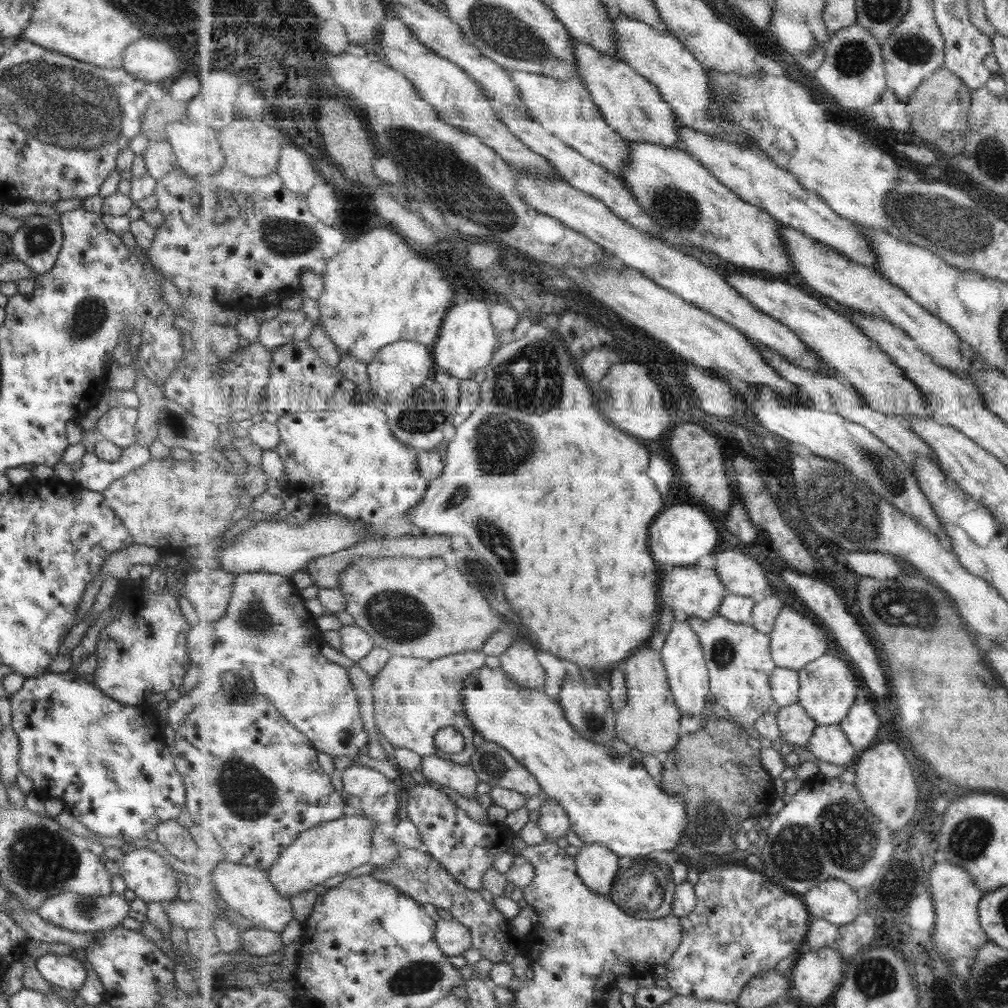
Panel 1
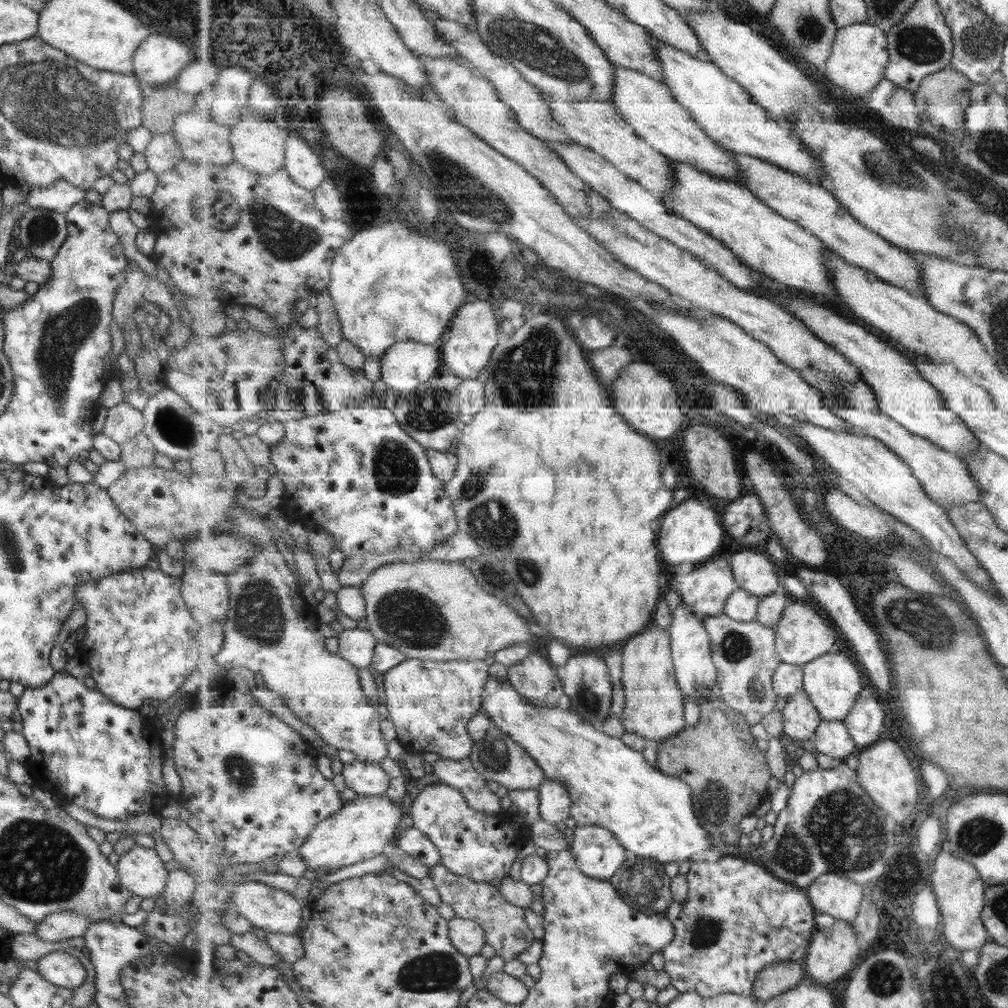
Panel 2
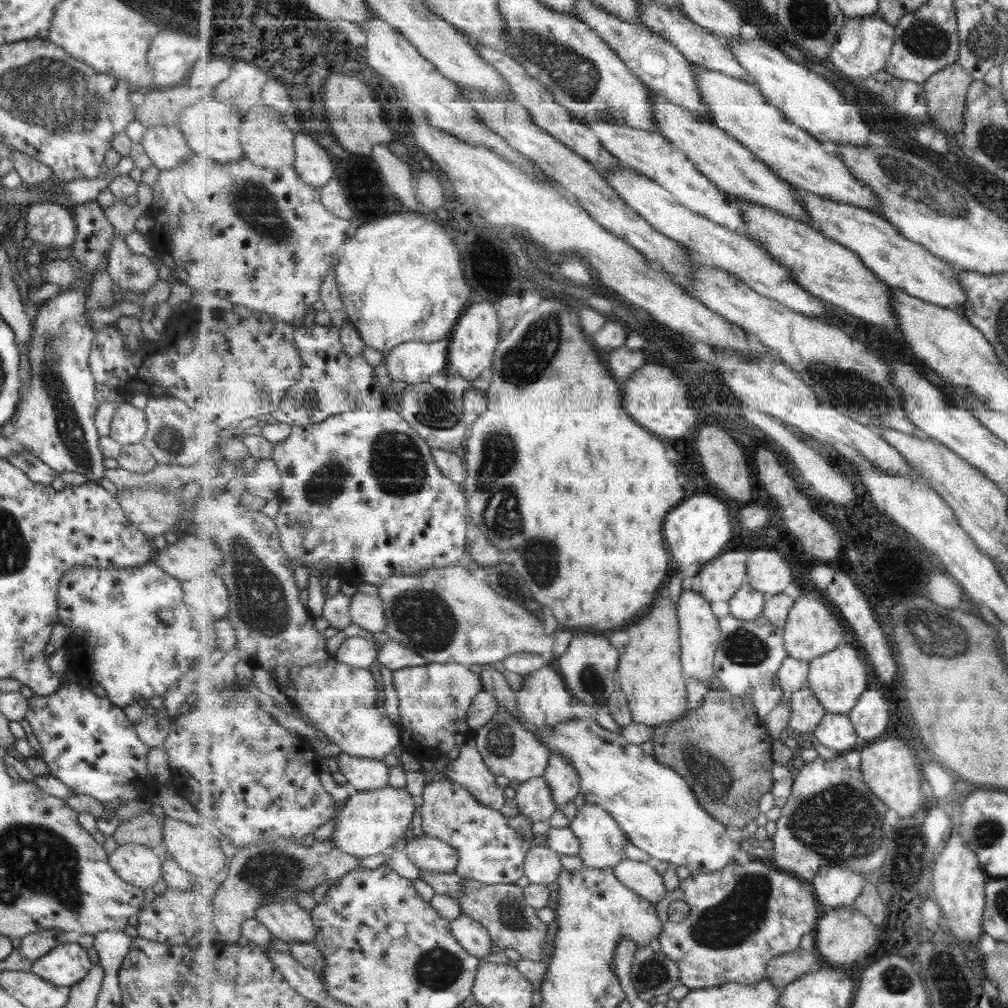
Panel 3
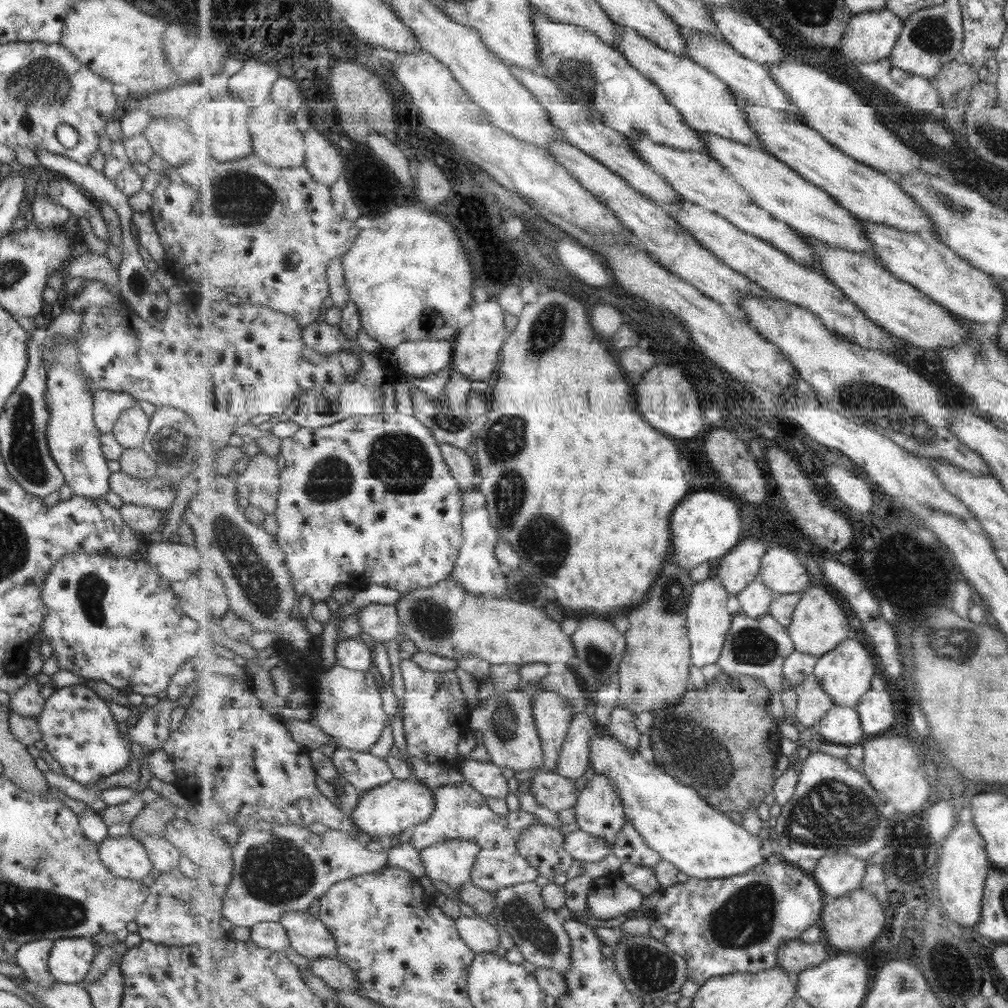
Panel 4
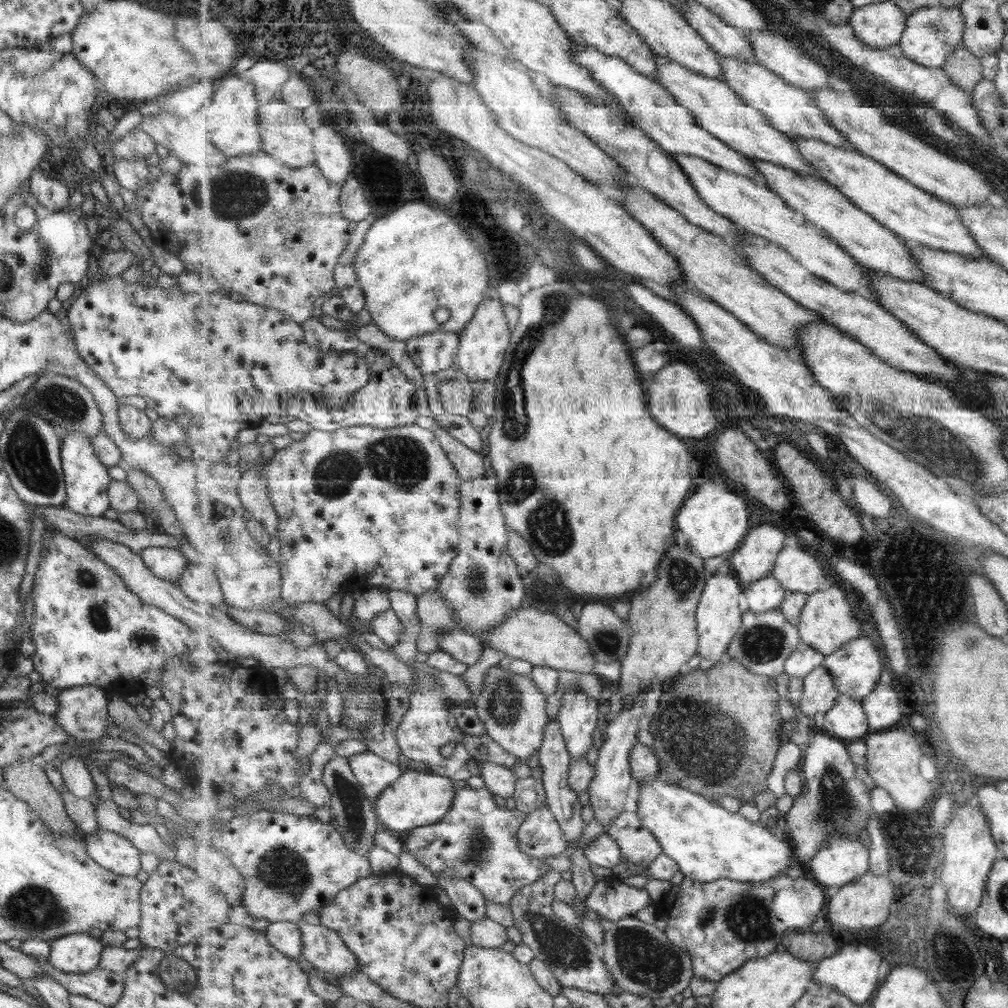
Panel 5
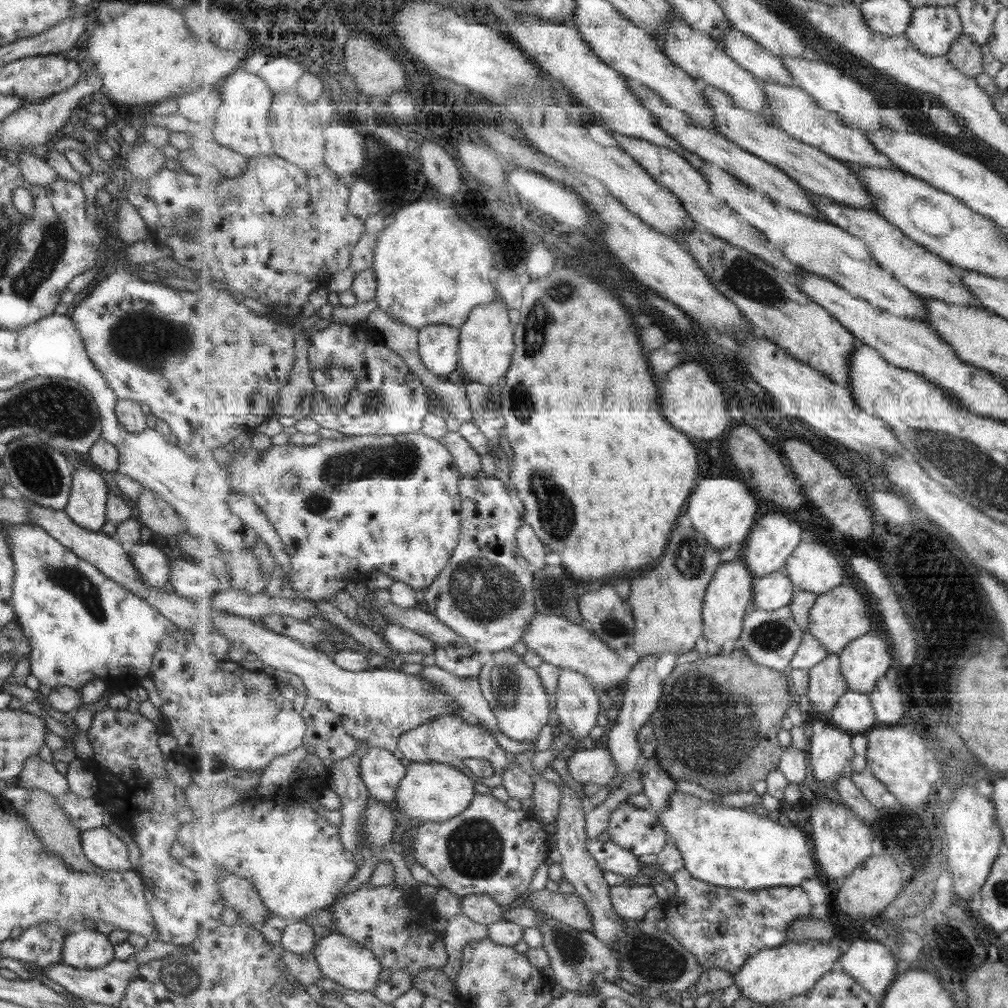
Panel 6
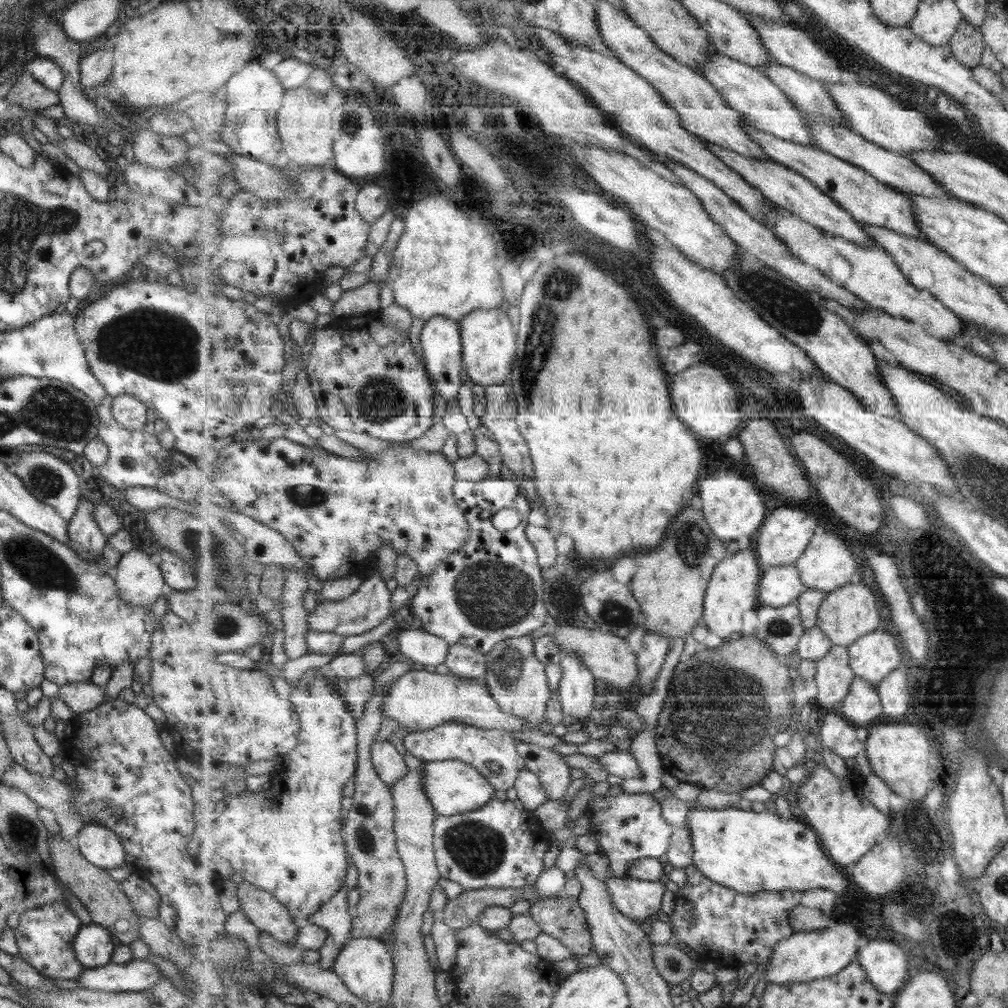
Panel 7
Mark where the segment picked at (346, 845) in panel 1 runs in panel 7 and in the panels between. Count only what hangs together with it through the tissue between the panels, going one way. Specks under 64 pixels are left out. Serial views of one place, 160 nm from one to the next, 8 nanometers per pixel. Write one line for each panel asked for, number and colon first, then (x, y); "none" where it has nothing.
2: (360, 831)
3: (372, 822)
4: (390, 809)
5: (416, 799)
6: (433, 792)
7: (454, 787)

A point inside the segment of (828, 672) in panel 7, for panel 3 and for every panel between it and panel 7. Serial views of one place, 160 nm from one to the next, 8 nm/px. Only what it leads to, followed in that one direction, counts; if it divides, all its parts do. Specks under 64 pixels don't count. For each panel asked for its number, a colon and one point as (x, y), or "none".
3: (807, 711)
4: (814, 703)
5: (820, 694)
6: (828, 685)

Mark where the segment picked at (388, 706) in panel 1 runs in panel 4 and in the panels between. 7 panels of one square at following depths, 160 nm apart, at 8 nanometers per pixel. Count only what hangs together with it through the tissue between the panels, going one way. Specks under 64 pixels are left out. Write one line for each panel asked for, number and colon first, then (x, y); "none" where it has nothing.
2: (430, 703)
3: (435, 699)
4: (436, 714)

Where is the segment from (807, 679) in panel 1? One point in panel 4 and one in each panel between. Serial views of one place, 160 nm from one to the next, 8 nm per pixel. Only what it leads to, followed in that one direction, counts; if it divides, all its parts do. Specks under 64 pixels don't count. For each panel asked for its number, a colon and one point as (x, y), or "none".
2: (833, 682)
3: (839, 679)
4: (847, 672)

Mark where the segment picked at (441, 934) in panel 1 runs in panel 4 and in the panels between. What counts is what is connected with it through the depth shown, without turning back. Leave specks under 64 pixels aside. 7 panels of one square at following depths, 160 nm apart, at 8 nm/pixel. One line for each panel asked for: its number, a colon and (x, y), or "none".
2: (468, 936)
3: (473, 936)
4: (483, 937)

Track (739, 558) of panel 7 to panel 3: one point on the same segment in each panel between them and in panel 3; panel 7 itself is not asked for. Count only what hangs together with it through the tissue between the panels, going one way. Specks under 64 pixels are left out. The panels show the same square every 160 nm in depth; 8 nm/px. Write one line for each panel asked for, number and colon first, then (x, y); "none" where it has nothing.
3: (700, 628)
4: (709, 621)
5: (719, 617)
6: (725, 607)

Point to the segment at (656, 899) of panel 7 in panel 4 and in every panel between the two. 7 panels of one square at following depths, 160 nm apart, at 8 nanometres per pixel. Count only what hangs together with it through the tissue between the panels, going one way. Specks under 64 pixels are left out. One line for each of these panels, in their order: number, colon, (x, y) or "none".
4: (610, 896)
5: (612, 899)
6: (633, 902)

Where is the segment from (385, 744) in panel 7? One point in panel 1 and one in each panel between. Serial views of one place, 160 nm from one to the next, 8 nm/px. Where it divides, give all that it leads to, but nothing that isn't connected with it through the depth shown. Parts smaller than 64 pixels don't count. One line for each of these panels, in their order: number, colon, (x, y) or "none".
1: (362, 781)
2: (368, 779)
3: (363, 774)
4: (365, 771)
5: (374, 773)
6: (383, 771)

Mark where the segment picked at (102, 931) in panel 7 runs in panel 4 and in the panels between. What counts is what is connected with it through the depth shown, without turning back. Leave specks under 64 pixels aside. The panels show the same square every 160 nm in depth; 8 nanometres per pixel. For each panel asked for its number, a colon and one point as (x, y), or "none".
4: (69, 958)
5: (75, 953)
6: (86, 949)

